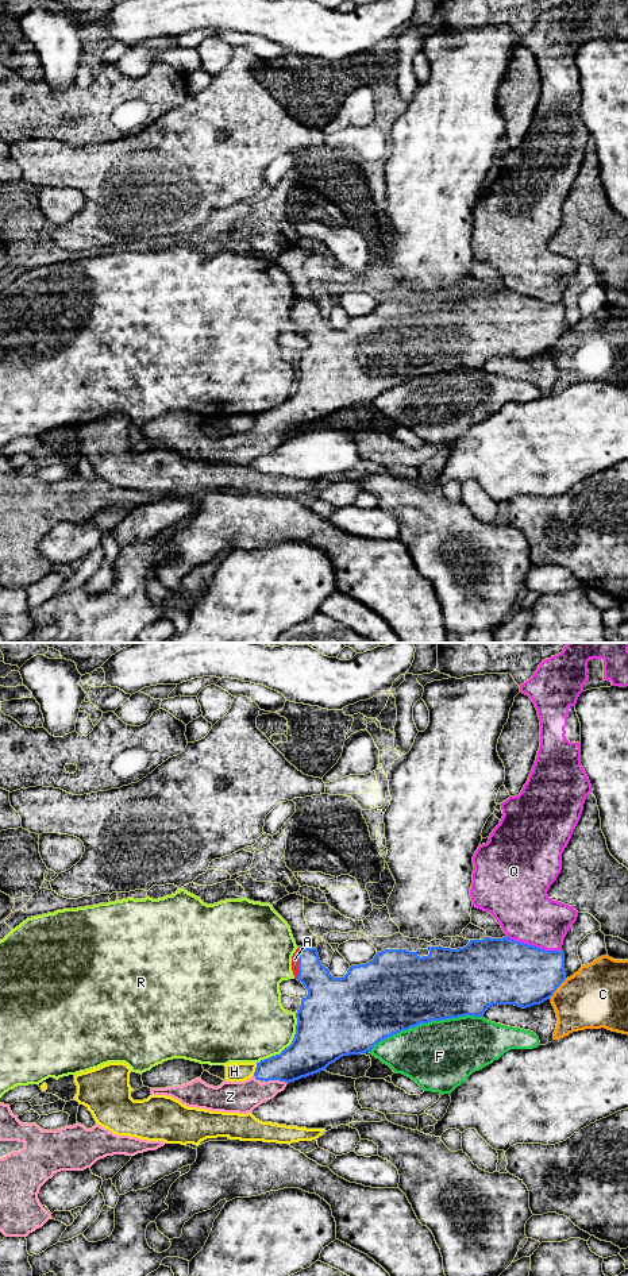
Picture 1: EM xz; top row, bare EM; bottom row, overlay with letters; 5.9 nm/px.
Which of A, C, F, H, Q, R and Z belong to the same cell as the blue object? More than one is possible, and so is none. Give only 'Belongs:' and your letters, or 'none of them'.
Belongs: A, Z

